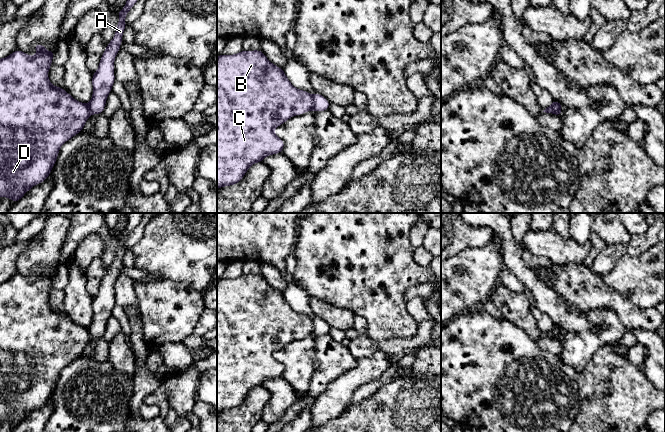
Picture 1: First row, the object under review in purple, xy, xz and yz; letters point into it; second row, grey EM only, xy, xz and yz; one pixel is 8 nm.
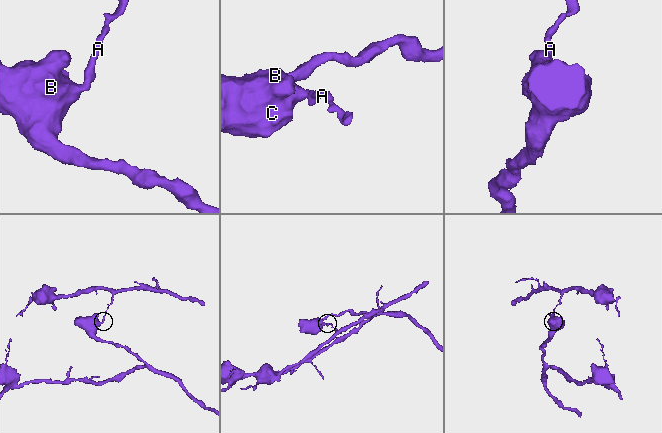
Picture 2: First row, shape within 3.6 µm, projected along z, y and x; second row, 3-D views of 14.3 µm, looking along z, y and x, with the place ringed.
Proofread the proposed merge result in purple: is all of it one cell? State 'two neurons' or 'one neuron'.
two neurons

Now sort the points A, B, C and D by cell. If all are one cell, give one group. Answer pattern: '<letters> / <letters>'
A / B C D

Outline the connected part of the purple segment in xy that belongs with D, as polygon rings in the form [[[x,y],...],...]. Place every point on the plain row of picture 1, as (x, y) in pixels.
[[[34,268],[37,278],[30,281],[16,273],[9,280],[0,283],[0,421],[18,426],[34,409],[46,404],[56,387],[60,371],[83,355],[91,340],[87,328],[75,324],[62,310],[53,310],[48,302],[54,274],[47,276],[44,268]]]

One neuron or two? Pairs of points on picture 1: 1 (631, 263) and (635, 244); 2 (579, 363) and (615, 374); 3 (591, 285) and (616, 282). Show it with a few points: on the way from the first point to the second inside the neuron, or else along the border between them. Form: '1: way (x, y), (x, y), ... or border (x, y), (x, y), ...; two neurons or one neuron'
1: border (654, 245), (638, 255), (621, 255), (613, 269); two neurons
2: border (601, 347), (583, 369), (574, 373); two neurons
3: border (600, 276), (607, 285), (624, 296); two neurons

